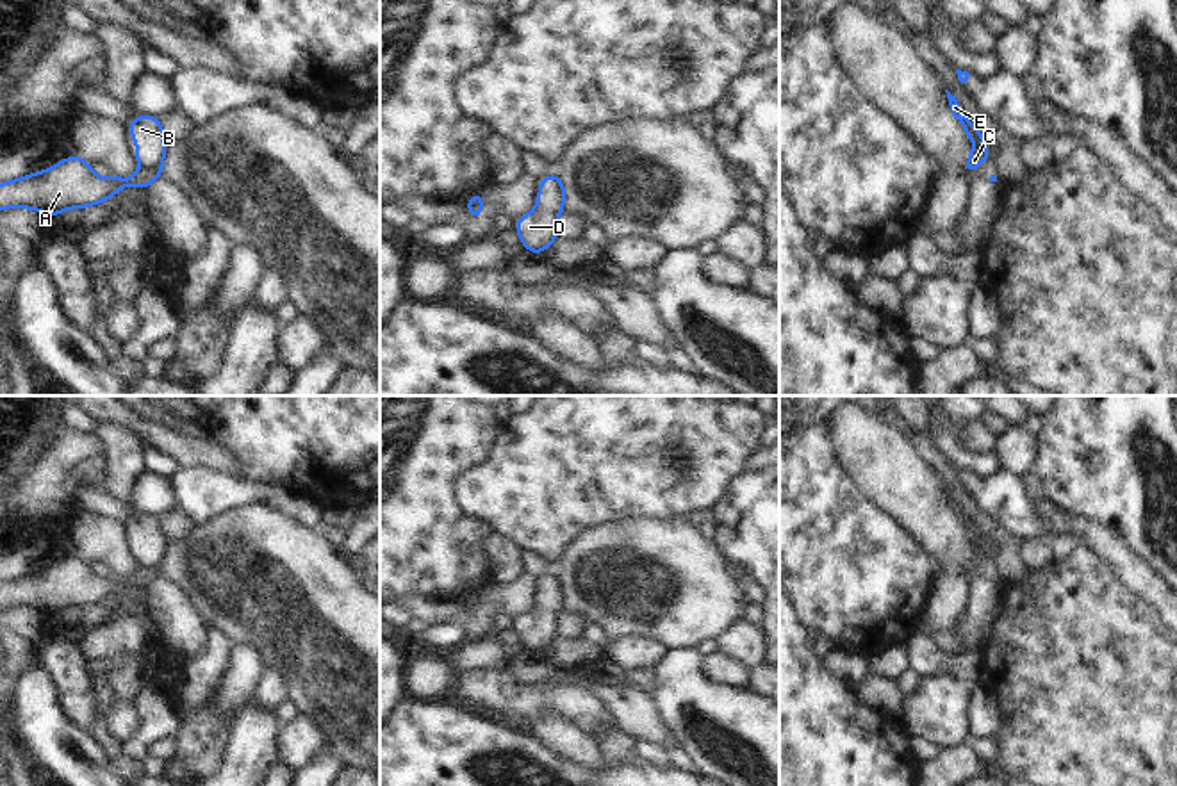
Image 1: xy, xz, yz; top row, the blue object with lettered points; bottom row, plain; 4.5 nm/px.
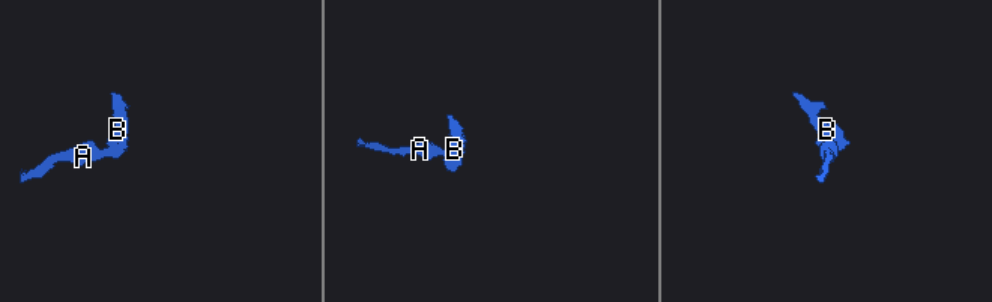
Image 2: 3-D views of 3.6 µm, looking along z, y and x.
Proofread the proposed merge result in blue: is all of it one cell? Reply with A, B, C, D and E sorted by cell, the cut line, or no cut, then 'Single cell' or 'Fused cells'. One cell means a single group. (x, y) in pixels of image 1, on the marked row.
Groups: A / B C D E. Split along xy (163, 159), (152, 170), (141, 168). Fused cells.

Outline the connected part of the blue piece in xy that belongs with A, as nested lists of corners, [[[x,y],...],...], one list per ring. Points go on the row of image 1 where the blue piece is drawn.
[[[70,155],[50,169],[2,182],[0,209],[32,209],[52,219],[68,209],[100,205],[128,185],[148,189],[164,176],[162,166],[164,160],[153,171],[139,168],[130,178],[118,178],[114,173],[100,178],[89,162]]]

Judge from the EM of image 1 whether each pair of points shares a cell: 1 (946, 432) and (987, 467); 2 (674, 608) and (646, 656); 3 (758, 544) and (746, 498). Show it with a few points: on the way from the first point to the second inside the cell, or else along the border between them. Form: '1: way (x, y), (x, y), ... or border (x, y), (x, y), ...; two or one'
1: way (949, 444), (965, 460), (974, 462); one
2: border (612, 638), (646, 635), (662, 640), (671, 649); two
3: way (758, 533), (757, 508); one

